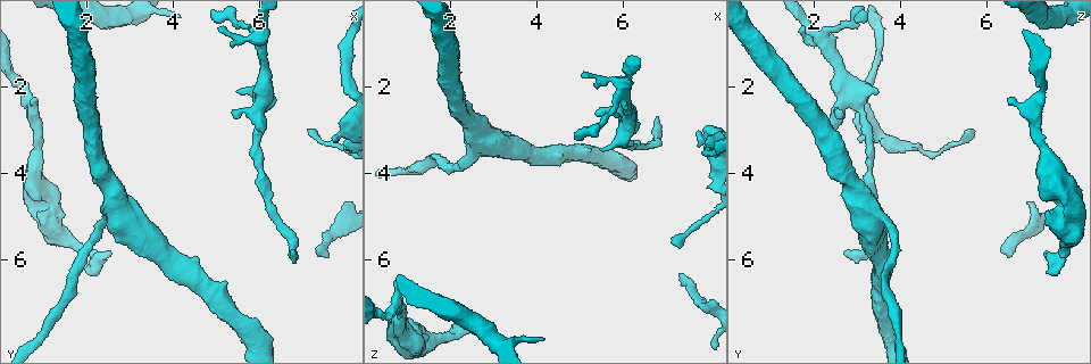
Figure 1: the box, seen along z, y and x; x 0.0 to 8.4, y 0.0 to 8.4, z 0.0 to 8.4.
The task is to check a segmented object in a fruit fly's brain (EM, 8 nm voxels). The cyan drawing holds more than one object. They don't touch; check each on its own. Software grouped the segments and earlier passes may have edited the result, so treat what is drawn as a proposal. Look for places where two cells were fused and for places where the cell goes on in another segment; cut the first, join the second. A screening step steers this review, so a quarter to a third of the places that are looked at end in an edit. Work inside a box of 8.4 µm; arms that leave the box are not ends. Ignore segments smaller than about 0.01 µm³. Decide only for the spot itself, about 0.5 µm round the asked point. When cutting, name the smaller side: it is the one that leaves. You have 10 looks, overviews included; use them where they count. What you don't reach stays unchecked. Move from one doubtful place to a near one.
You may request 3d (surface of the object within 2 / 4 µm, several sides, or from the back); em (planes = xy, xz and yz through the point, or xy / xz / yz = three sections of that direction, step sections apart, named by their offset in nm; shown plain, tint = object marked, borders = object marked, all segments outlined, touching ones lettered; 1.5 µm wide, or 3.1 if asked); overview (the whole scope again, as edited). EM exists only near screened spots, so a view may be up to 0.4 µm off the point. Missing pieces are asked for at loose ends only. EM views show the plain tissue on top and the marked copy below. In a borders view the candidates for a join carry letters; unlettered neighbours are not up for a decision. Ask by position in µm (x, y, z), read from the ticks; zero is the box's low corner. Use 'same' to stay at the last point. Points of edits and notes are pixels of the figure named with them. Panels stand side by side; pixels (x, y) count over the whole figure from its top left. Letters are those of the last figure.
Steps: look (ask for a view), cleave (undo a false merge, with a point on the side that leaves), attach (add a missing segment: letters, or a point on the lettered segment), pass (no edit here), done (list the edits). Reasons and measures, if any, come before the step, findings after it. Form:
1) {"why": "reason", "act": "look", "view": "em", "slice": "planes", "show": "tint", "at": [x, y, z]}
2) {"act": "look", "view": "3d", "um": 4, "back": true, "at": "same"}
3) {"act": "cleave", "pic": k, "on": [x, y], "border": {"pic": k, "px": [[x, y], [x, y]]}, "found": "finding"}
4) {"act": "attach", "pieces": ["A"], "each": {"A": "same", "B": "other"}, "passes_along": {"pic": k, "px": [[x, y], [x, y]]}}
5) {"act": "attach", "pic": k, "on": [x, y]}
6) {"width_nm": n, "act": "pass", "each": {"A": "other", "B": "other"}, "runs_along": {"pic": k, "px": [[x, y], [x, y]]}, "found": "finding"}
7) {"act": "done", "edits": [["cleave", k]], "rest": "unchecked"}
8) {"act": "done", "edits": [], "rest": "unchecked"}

{"why": "free end", "act": "look", "view": "em", "slice": "planes", "show": "borders", "at": [7.10, 3.05, 5.60]}

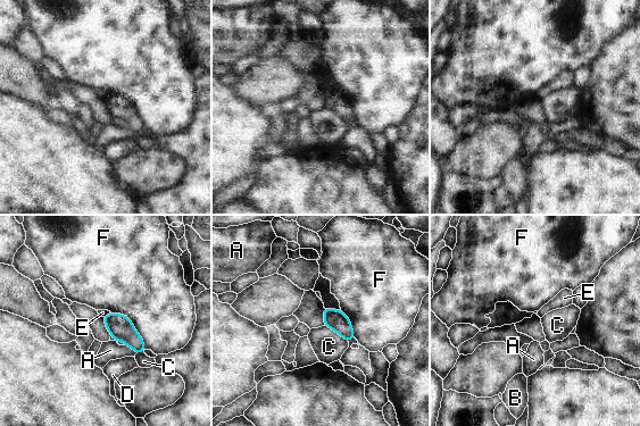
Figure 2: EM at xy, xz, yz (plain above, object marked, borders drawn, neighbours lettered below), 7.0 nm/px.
{"act": "pass", "each": {"A": "other", "B": "other", "C": "other", "D": "other", "E": "other", "F": "other"}, "border": {"pic": 2, "px": [[324, 325], [335, 331], [347, 341]]}, "found": "no lettered segment goes on from it"}

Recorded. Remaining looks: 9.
{"why": "an open end", "act": "look", "view": "3d", "um": 2, "at": [7.70, 3.25, 3.00]}

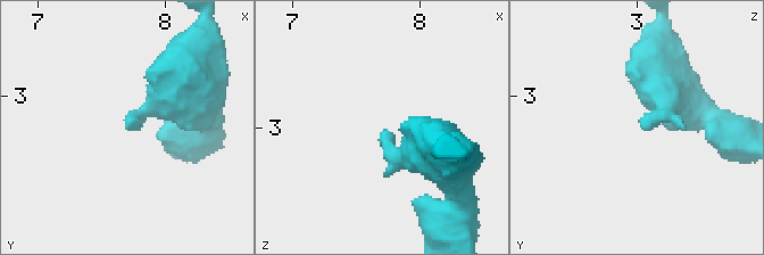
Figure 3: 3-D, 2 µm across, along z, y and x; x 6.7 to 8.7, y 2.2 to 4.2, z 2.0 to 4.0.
{"act": "look", "view": "em", "slice": "planes", "show": "borders", "at": [7.72, 3.22, 3.04]}

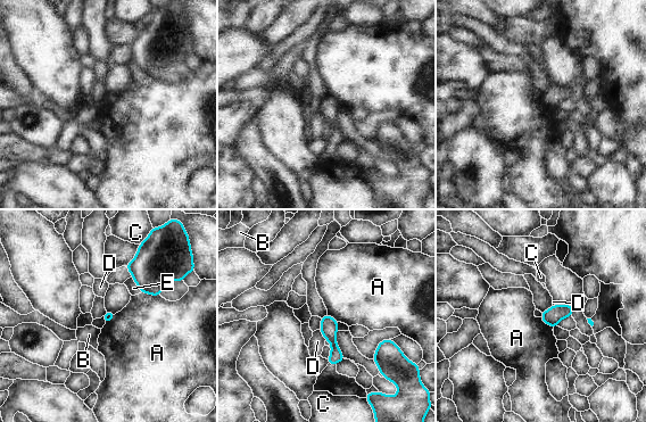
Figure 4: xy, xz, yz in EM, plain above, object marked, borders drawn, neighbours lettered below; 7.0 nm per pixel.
{"act": "pass", "each": {"A": "other", "B": "other", "C": "other", "D": "other", "E": "other"}, "found": "none of them fits"}

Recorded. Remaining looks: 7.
{"why": "free end", "act": "look", "view": "3d", "um": 4, "at": [7.30, 5.75, 6.30]}

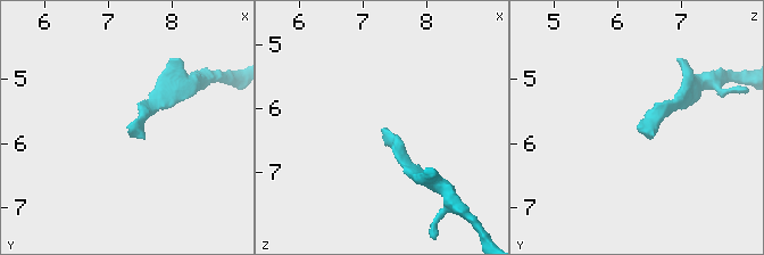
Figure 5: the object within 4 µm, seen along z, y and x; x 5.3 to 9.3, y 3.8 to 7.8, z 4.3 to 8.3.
{"why": "now the EM", "act": "look", "view": "em", "slice": "yz", "step": 4, "show": "borders", "at": [7.35, 5.70, 6.30]}

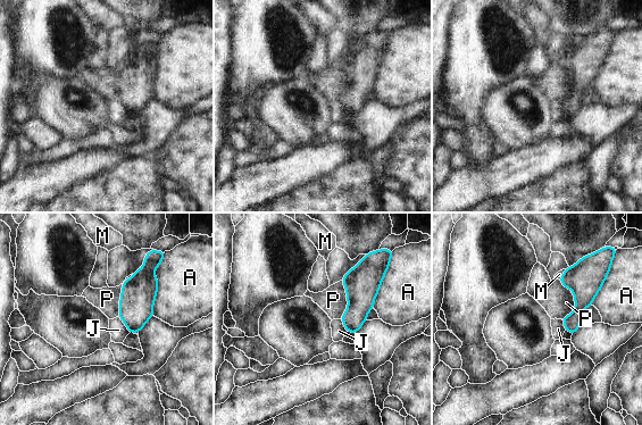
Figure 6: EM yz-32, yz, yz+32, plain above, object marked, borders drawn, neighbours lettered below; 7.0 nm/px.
{"longest_contact_nm": ["A", 460], "act": "pass", "each": {"A": "other", "J": "other", "M": "other", "P": "other"}, "found": "no lettered segment goes on from it"}

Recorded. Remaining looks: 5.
{"why": "stops while still wide", "act": "look", "view": "em", "slice": "planes", "show": "tint", "at": [0.95, 4.90, 7.40]}

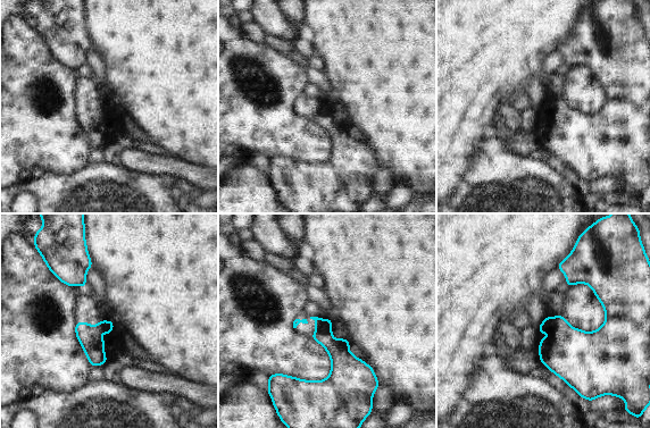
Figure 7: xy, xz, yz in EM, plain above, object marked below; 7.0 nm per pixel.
{"why": "see the neighbours", "act": "look", "view": "em", "slice": "planes", "show": "borders", "at": "same"}

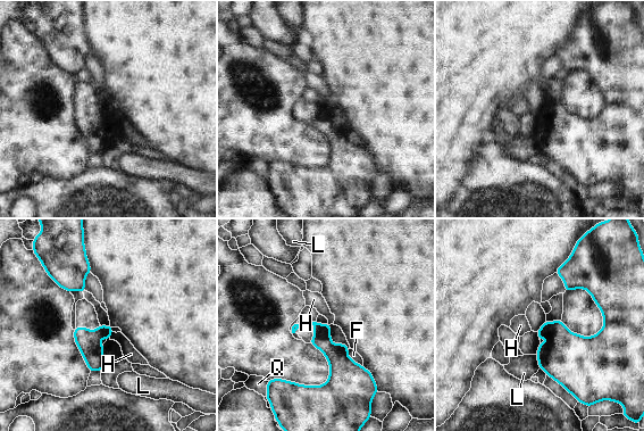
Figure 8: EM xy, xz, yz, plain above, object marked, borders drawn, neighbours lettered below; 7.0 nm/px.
{"act": "pass", "each": {"F": "other", "H": "other", "L": "other", "Q": "other"}, "border": {"pic": 8, "px": [[113, 332], [109, 338]]}, "found": "none of them fits"}

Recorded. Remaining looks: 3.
{"act": "done", "edits": [], "rest": "unchecked"}

